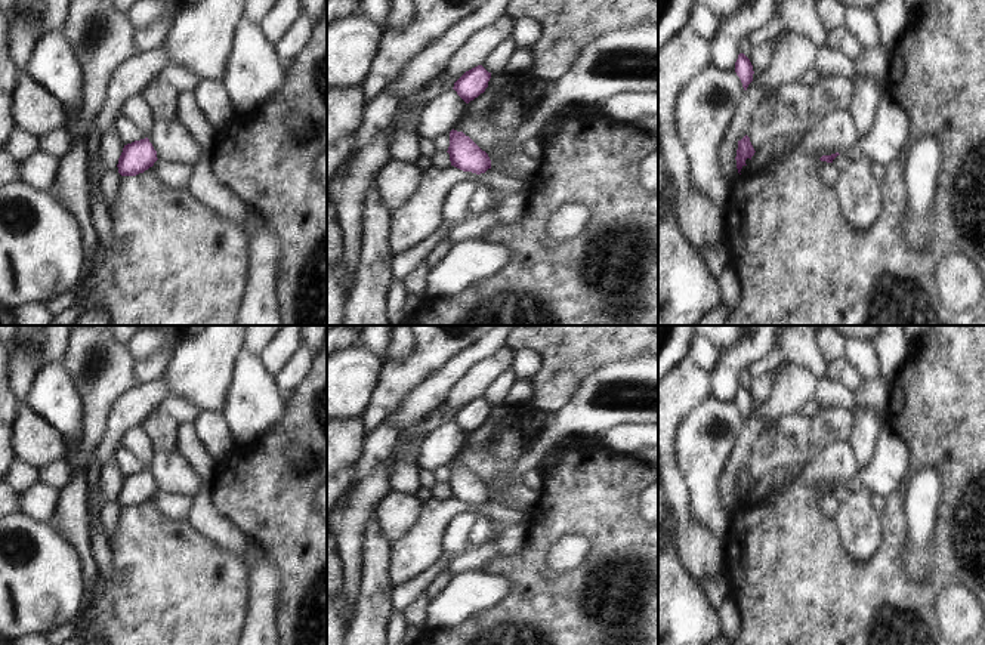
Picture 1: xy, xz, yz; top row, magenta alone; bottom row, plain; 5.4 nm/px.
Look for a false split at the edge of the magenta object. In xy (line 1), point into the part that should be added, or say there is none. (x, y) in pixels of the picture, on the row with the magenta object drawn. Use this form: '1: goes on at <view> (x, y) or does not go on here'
1: does not go on here

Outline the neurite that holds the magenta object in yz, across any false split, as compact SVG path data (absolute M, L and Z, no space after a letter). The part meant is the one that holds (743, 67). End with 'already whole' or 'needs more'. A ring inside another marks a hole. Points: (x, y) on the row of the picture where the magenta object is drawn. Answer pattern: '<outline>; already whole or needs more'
M744 53L738 55L735 62L735 72L739 77L744 90L747 90L748 84L753 81L754 71L750 59Z; already whole

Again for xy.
M148 138L135 141L124 145L117 164L118 173L121 176L136 176L152 167L157 160L157 151Z; already whole

